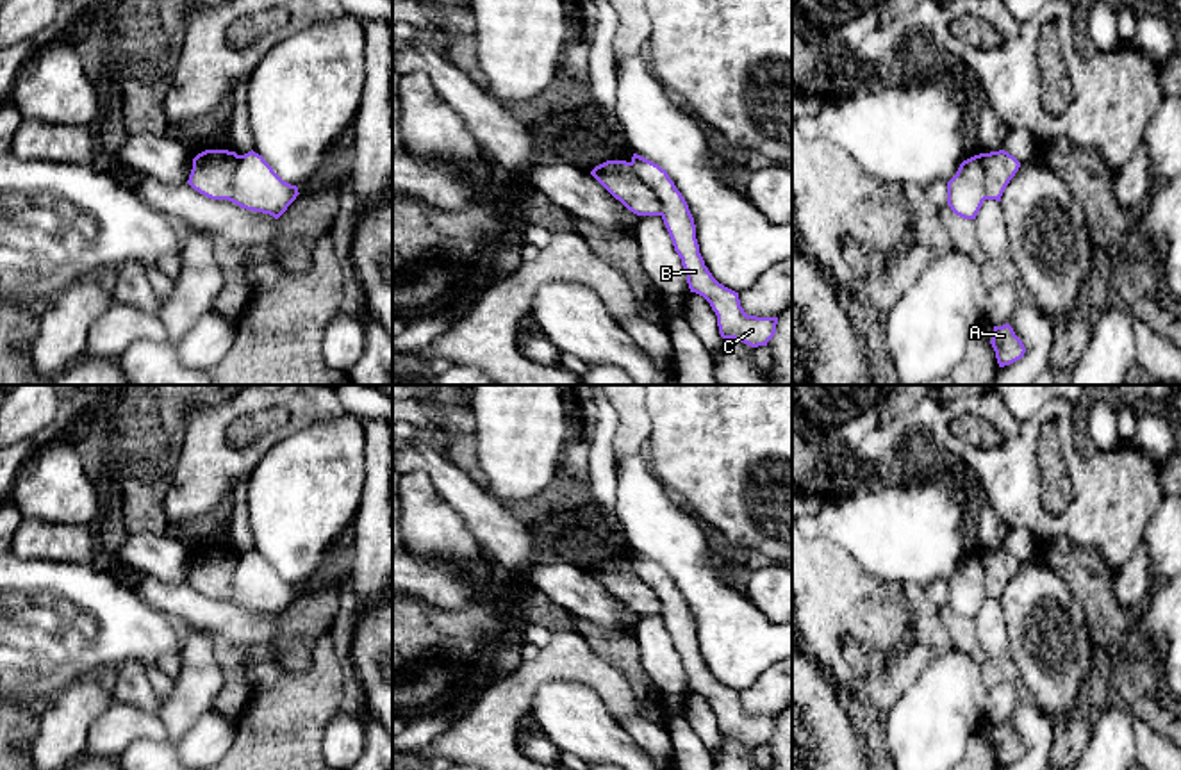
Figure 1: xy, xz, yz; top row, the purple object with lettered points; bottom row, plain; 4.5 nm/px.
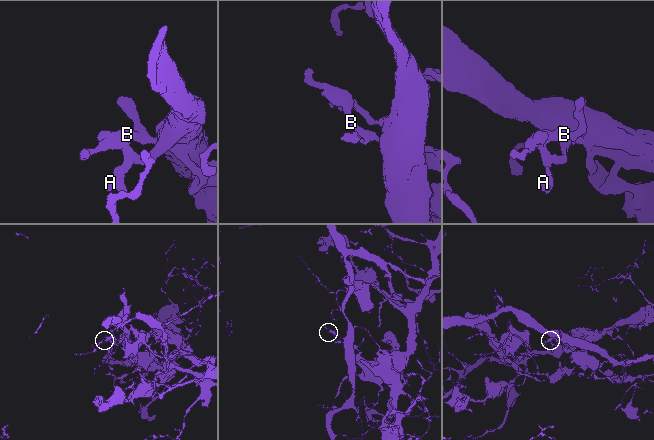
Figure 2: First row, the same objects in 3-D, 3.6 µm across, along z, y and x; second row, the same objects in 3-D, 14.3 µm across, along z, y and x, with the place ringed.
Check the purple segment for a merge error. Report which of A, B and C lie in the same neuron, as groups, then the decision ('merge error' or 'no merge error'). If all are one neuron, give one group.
A / B C; merge error

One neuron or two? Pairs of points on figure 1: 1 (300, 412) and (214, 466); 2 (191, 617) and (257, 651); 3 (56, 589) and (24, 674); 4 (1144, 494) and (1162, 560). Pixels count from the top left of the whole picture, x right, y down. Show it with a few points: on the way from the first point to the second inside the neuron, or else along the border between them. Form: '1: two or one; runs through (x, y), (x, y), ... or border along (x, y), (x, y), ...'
1: one; runs through (270, 403), (239, 405), (214, 430), (214, 435)
2: one; runs through (207, 617), (223, 617), (241, 635)
3: one; runs through (49, 610), (24, 635), (24, 653)
4: two; border along (1162, 499), (1139, 542)

